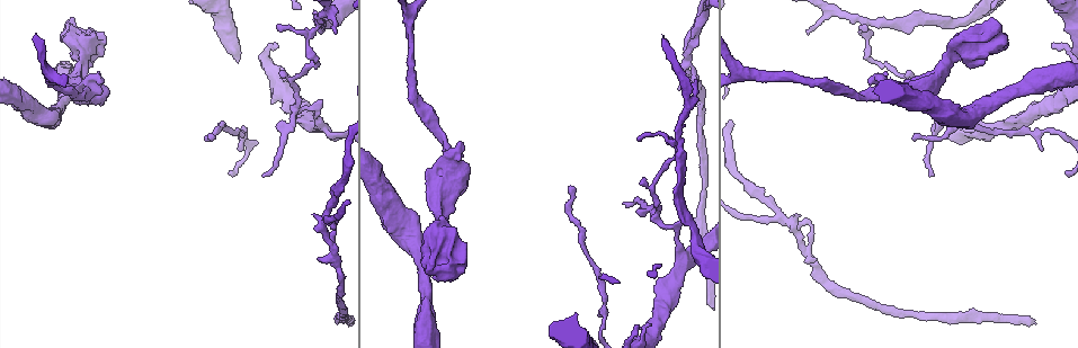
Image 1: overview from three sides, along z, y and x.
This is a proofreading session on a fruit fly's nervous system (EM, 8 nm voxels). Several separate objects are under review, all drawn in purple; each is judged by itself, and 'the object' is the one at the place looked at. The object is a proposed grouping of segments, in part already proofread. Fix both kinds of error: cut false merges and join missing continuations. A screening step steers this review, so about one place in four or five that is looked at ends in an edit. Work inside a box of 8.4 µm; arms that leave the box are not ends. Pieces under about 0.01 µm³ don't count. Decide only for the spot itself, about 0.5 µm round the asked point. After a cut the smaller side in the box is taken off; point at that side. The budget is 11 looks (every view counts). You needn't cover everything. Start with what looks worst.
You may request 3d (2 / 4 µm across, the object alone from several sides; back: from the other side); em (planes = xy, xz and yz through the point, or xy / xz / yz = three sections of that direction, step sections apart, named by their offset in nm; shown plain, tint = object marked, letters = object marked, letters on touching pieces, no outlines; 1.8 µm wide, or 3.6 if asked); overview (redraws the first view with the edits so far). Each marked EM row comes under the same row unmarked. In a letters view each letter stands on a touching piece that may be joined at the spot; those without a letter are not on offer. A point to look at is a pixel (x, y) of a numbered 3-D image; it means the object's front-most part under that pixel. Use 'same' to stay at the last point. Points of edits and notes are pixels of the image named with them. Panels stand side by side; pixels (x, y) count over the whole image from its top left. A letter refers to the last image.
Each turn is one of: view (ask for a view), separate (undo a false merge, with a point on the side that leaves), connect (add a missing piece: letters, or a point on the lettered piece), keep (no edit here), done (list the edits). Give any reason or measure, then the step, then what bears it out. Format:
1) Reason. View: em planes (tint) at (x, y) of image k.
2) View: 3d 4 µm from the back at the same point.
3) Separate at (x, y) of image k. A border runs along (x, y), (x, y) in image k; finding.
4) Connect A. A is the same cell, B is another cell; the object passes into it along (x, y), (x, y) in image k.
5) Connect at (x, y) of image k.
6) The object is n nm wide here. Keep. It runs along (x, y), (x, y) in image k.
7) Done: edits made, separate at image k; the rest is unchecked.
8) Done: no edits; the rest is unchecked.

Branch point. View: em planes (letters) at (328, 212) of image 1.

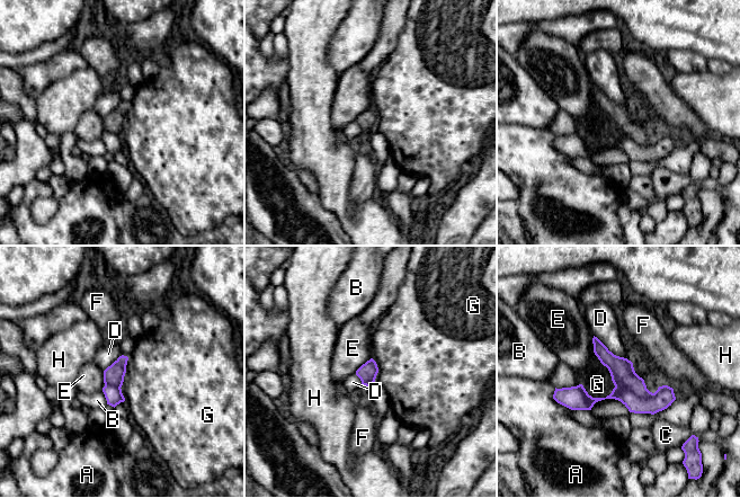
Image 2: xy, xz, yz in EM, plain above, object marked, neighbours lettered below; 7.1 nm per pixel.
Separate at (622, 371) of image 2. A, B, C, D, E, F, G and H are other cells; a border runs along (615, 385), (641, 398), (653, 394) in image 2; two neurons meet here.

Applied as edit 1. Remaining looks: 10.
Branch stops here. View: em planes (letters) at (867, 81) of image 1.

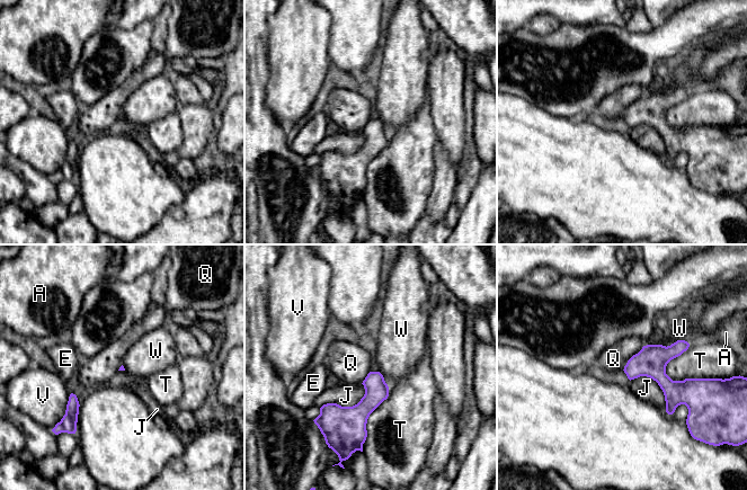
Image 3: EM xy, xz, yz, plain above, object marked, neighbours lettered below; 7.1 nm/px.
The longest contact is with J, 360 nm. Keep. A, E, J, Q, T, V and W are other cells; a border runs along (643, 346), (628, 361), (622, 370) in image 3; none of them fits.

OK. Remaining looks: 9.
Thick turns thin. View: em planes (letters) at (945, 66) of image 1.

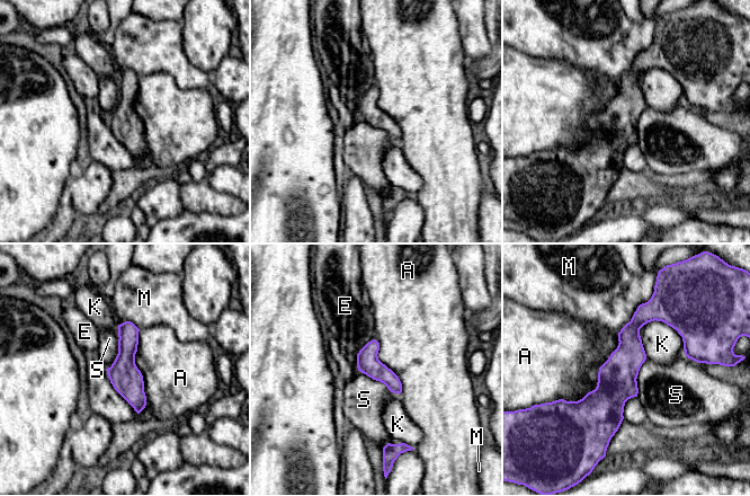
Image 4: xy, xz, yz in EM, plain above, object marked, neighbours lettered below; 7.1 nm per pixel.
The longest contact is with A, 650 nm. Keep. A, E, K, M and S are other cells; a border runs along (358, 370), (400, 393) in image 4; one neuron here.

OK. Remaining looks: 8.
An open end. View: 3d 2 µm at (262, 176) of image 1.

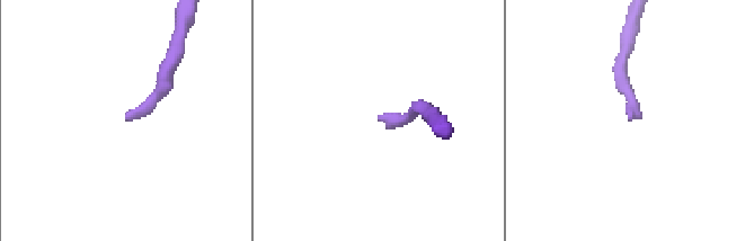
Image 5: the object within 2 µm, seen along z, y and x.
View: em planes (letters) at (127, 114) of image 5.

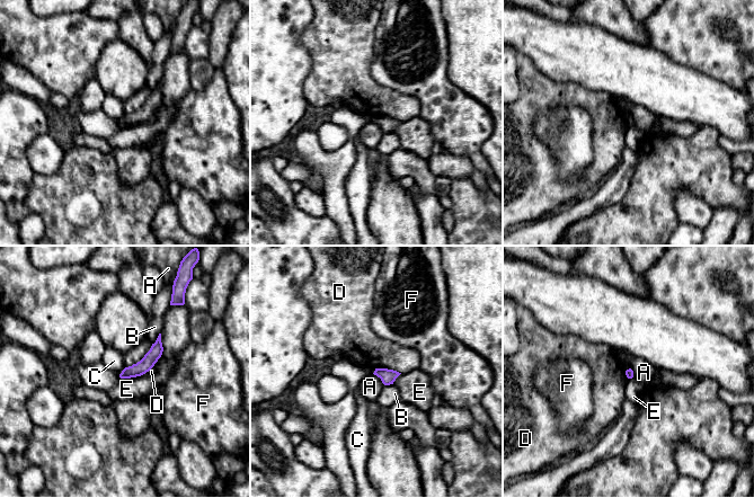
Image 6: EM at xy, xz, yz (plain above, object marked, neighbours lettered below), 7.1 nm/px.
Keep. A, B, C, D, E and F are other cells; none of them fits.

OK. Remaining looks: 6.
Done: edits made, separate at image 2; the rest is unchecked.

